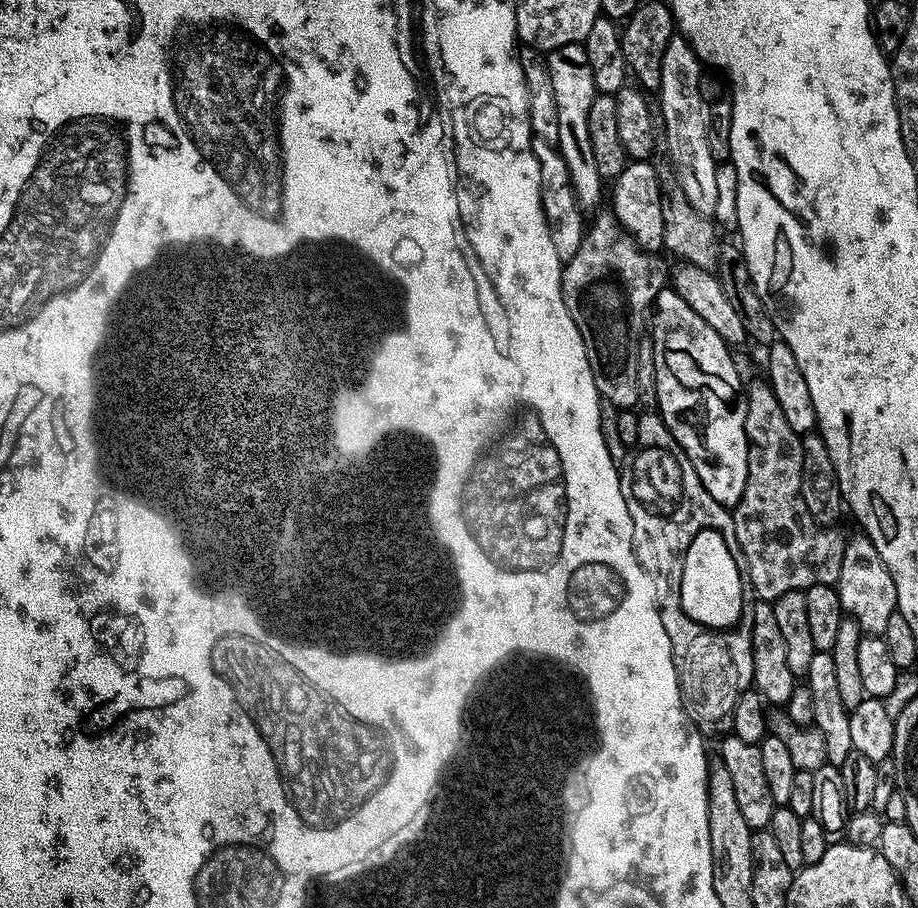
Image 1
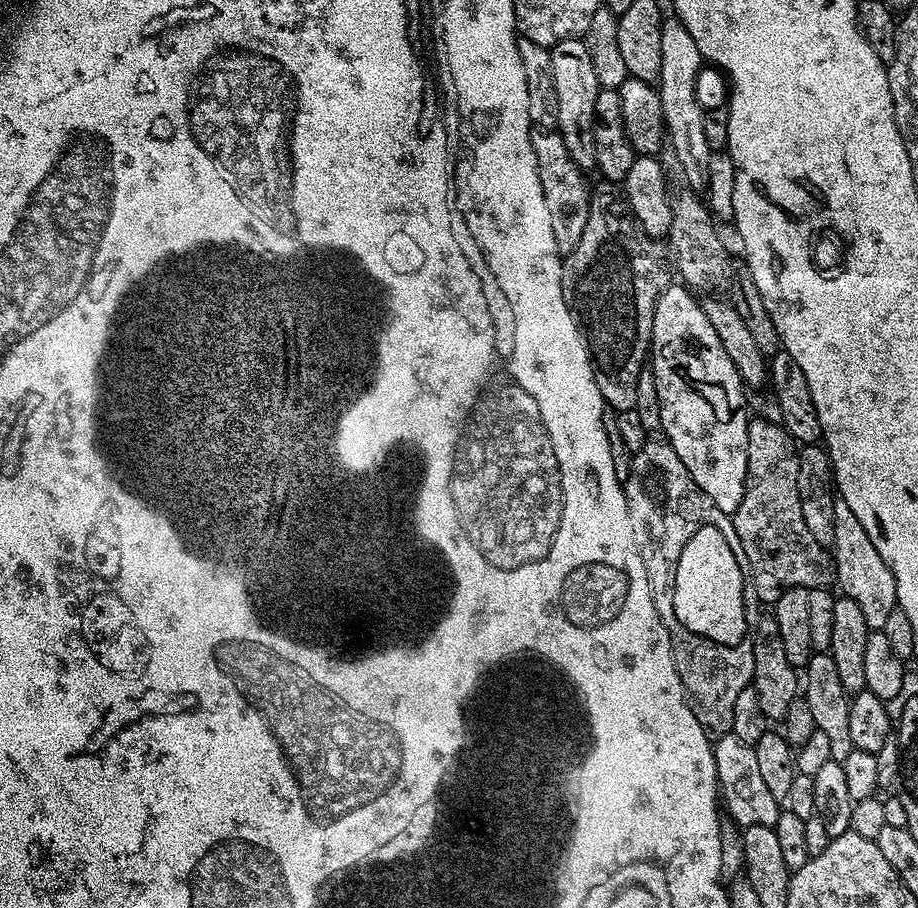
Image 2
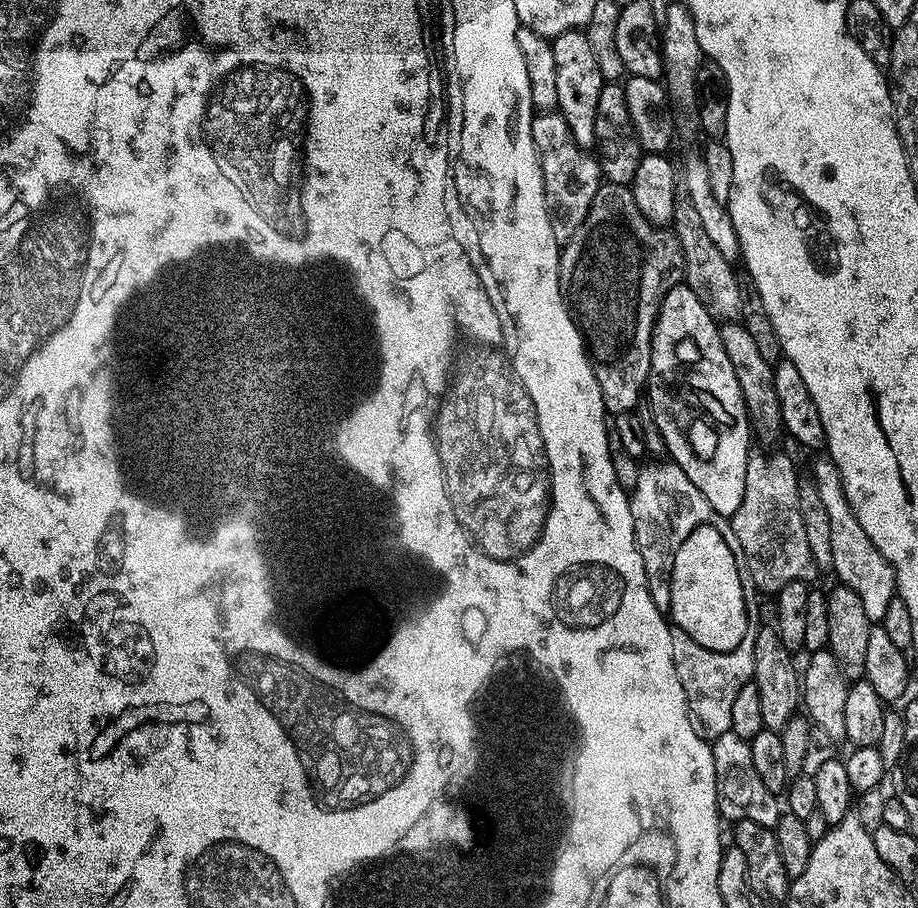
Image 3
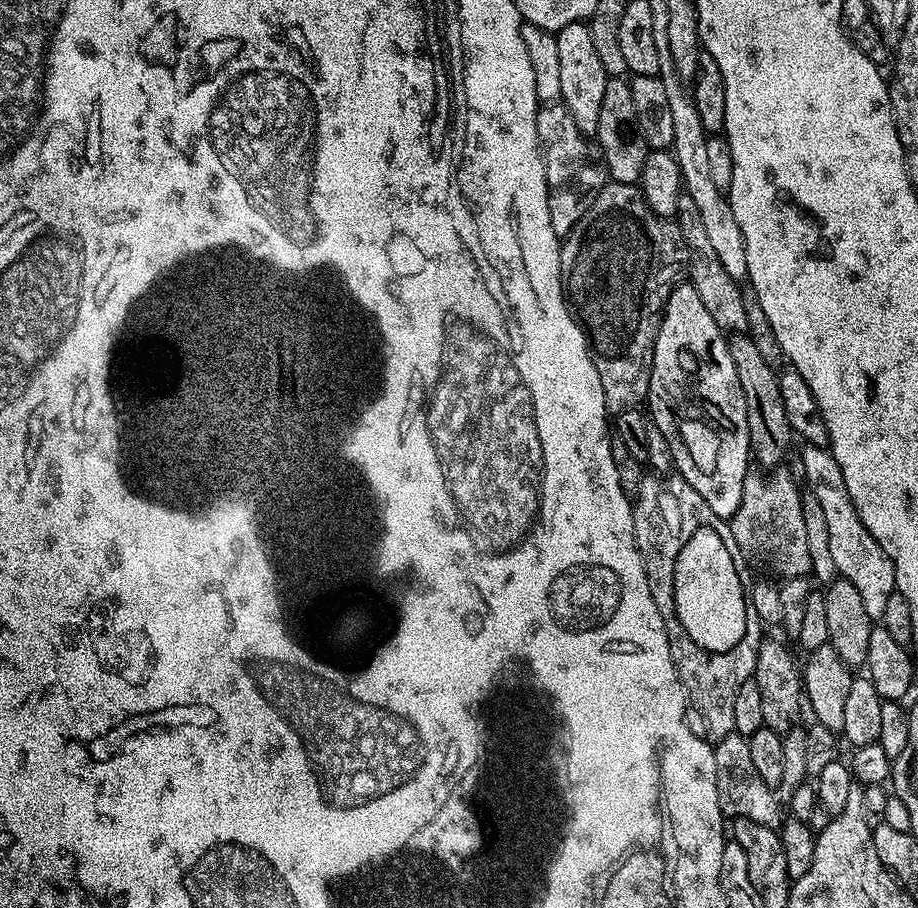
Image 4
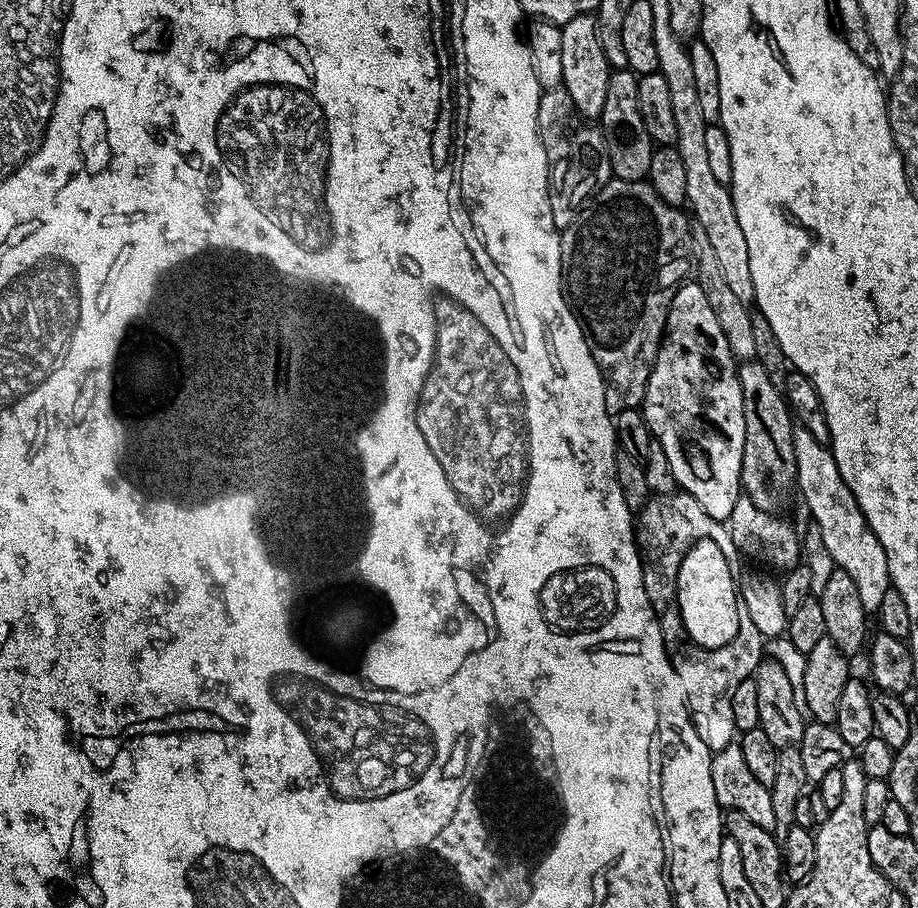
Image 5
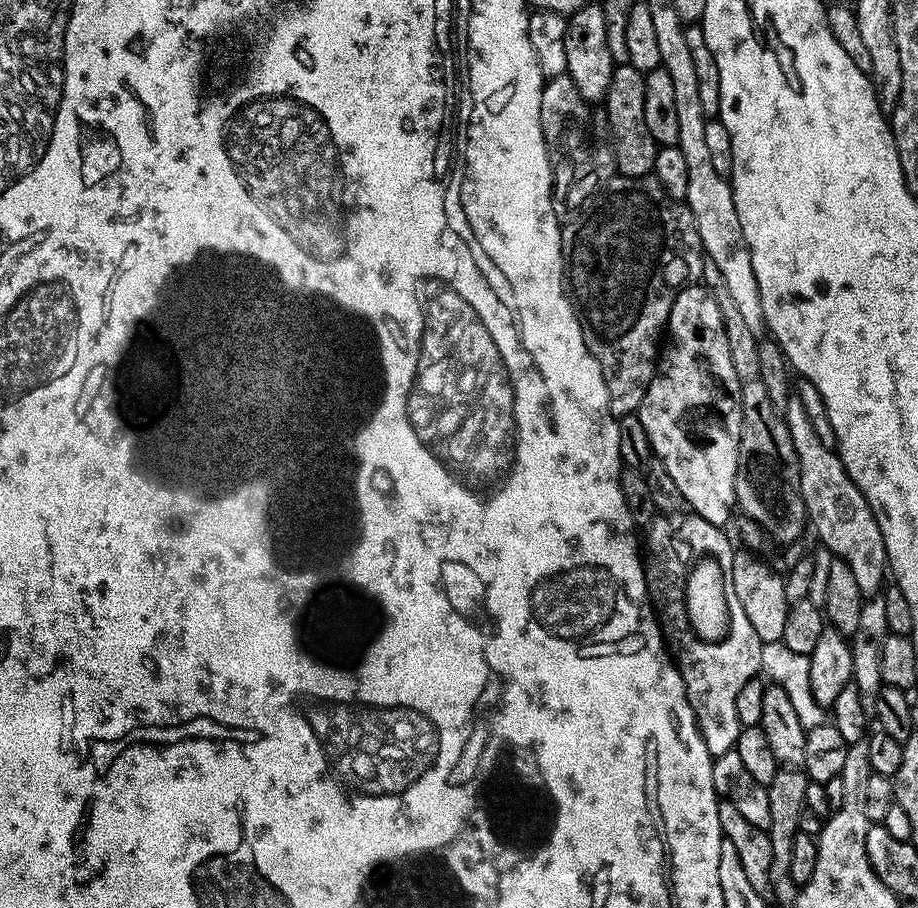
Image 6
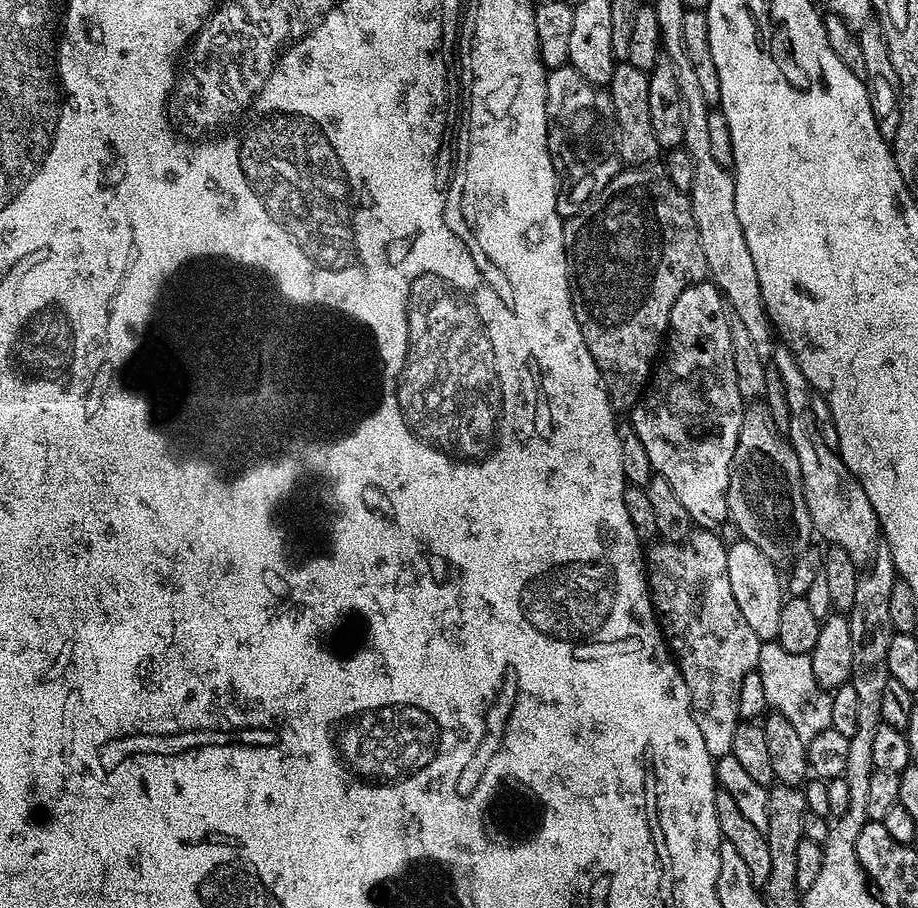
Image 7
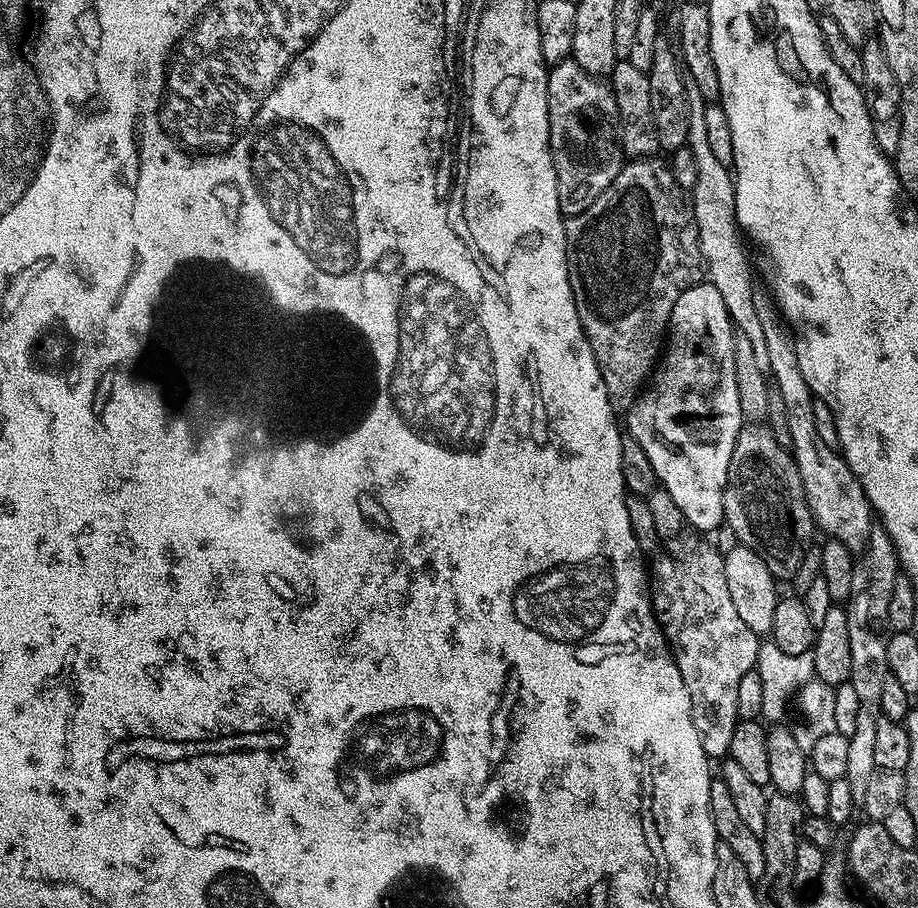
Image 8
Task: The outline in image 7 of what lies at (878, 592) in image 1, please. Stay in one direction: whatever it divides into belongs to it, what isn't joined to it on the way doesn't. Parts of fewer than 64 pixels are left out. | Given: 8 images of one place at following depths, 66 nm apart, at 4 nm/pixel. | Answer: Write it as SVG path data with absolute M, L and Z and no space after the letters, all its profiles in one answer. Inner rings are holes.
M773 347L770 364L781 375L786 400L789 402L790 426L786 435L793 450L798 454L804 497L806 506L810 510L815 535L819 539L821 536L822 539L829 540L827 543L833 548L846 550L846 554L850 554L850 558L854 558L858 566L867 566L871 564L882 540L880 523L874 514L874 506L870 506L870 498L866 498L866 490L862 490L854 473L842 462L839 451L822 442L822 434L818 434L818 426L812 413L814 392L806 374L802 374L802 366L798 366L796 355L791 347Z

